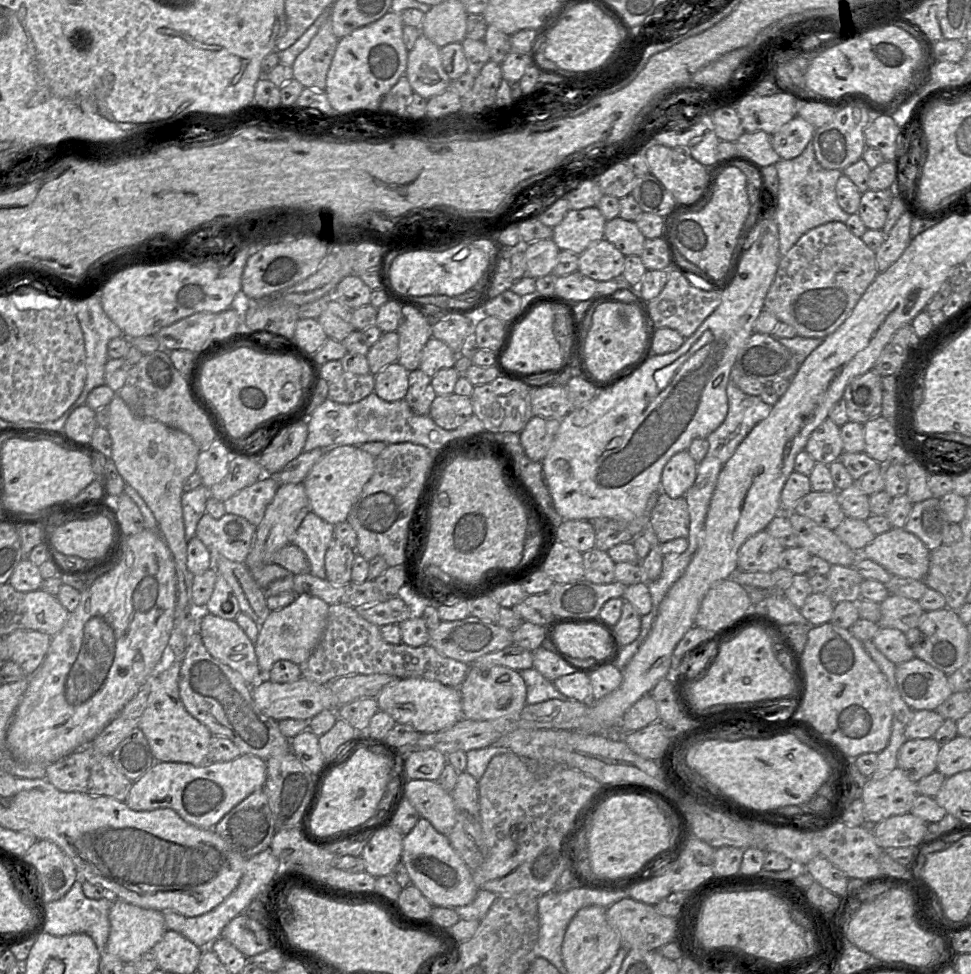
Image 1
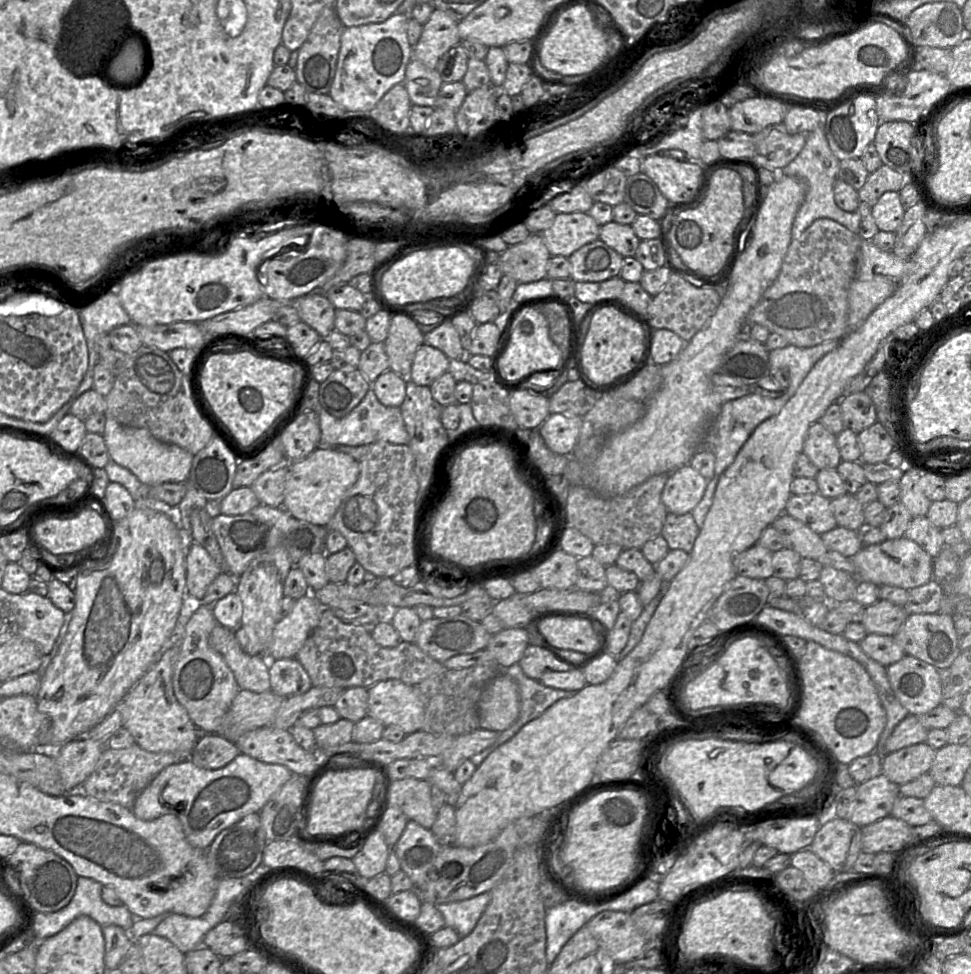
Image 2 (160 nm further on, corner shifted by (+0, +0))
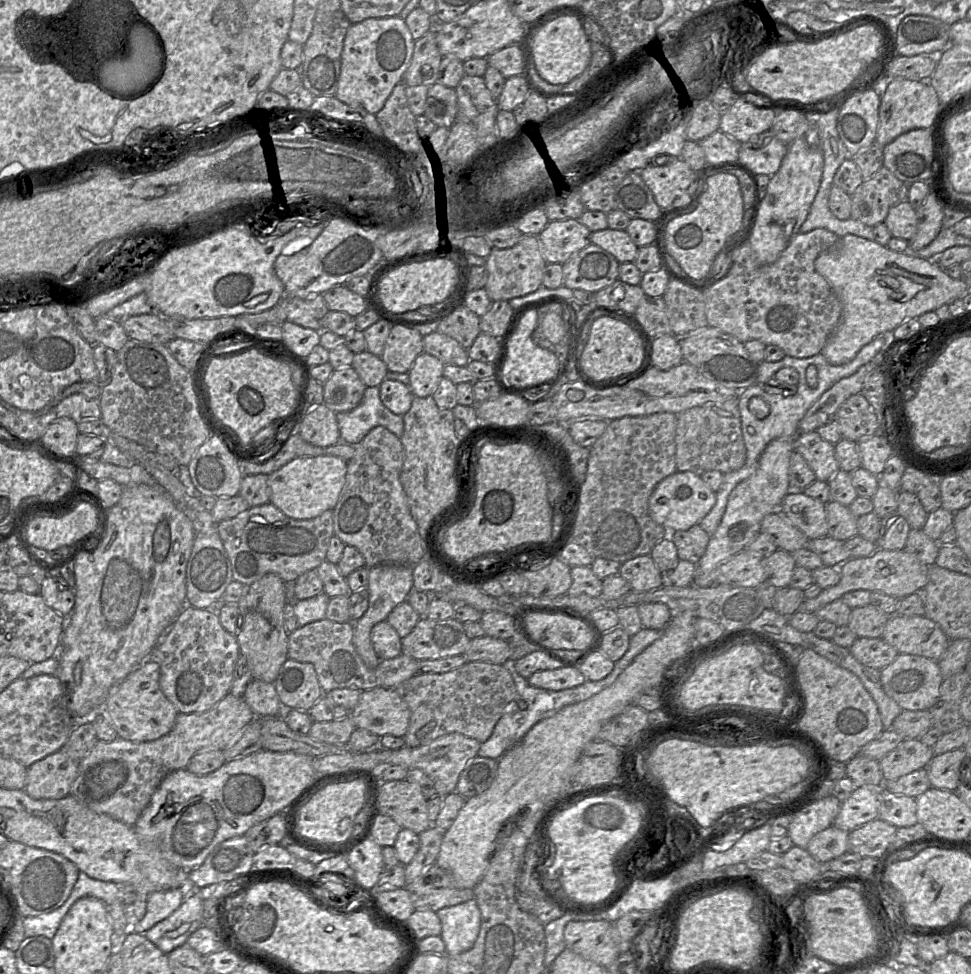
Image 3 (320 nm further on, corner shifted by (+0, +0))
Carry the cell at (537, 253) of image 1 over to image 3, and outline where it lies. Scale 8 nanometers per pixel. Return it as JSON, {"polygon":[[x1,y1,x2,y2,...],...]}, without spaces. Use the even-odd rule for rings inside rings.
{"polygon":[[522,235,519,242,510,248,493,248,486,257,487,282,484,286,493,301,510,300,535,292,542,286,546,260,538,235]]}

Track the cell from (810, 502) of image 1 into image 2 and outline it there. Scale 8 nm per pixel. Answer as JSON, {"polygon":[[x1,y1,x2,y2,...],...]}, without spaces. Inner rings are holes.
{"polygon":[[819,492,791,495,785,513,801,521,819,535,838,526,831,509,831,499]]}

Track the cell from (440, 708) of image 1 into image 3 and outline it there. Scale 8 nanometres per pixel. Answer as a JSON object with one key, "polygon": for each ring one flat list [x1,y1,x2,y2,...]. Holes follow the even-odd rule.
{"polygon":[[375,687,361,691,357,705,349,712,356,728,366,729,379,737,391,734,403,737,408,729,410,710,394,688]]}

